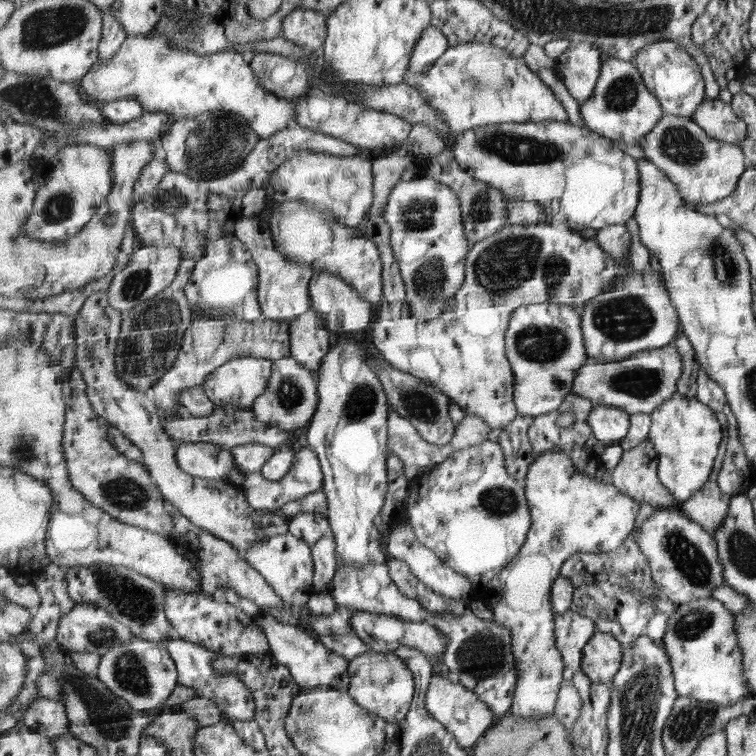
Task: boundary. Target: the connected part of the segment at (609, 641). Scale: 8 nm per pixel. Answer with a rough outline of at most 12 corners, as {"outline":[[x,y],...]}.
{"outline":[[599,631],[584,648],[582,670],[610,685],[621,668],[622,644]]}

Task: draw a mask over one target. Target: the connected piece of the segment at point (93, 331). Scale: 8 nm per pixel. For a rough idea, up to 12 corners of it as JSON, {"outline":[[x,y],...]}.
{"outline":[[108,291],[76,322],[97,414],[143,452],[163,496],[242,554],[289,533],[243,485],[194,477],[159,407],[116,374],[124,315]]}

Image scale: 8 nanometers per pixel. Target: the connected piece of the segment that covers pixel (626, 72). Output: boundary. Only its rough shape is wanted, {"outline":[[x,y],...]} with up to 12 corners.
{"outline":[[611,57],[579,103],[587,129],[640,146],[663,107],[635,62]]}

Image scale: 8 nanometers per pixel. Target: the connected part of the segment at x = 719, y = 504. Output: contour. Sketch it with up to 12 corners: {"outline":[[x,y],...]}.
{"outline":[[729,420],[721,422],[721,444],[707,485],[683,504],[686,516],[712,535],[729,515],[733,497],[718,476],[724,466]]}

